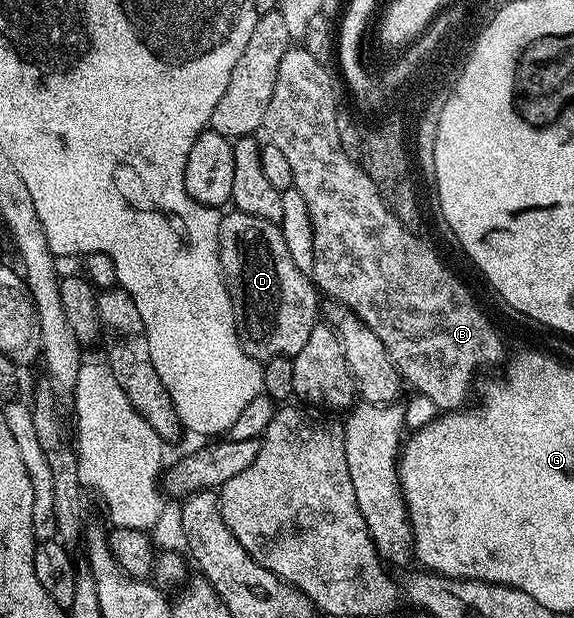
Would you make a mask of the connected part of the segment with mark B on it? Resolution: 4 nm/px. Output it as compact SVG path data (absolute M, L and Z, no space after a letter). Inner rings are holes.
M289 48L286 56L282 56L282 60L278 64L278 76L274 84L274 96L270 96L270 104L266 108L266 116L264 117L263 133L268 133L267 141L274 147L280 149L286 156L286 161L290 164L290 172L292 173L292 185L295 193L300 193L300 198L304 201L304 210L308 213L308 222L312 225L312 270L310 269L310 277L319 293L325 299L335 303L340 303L352 313L356 313L358 319L370 328L374 335L385 345L386 352L390 356L390 360L396 365L397 372L405 383L408 382L417 391L419 397L427 398L432 402L437 411L447 412L449 410L461 409L469 401L468 389L473 389L473 382L477 375L479 366L487 365L488 362L493 362L494 365L501 365L505 358L501 355L500 342L497 341L496 335L489 329L488 323L484 322L484 318L480 317L476 308L472 306L471 299L460 289L457 282L454 281L457 273L449 263L444 263L430 247L427 246L423 237L416 237L412 230L403 222L399 222L394 216L394 212L382 200L382 196L378 192L378 188L374 188L374 180L370 180L370 176L363 168L359 161L356 162L350 155L344 151L344 142L340 139L340 122L336 119L336 86L328 79L328 74L324 71L325 63L315 58L310 52L303 48Z

